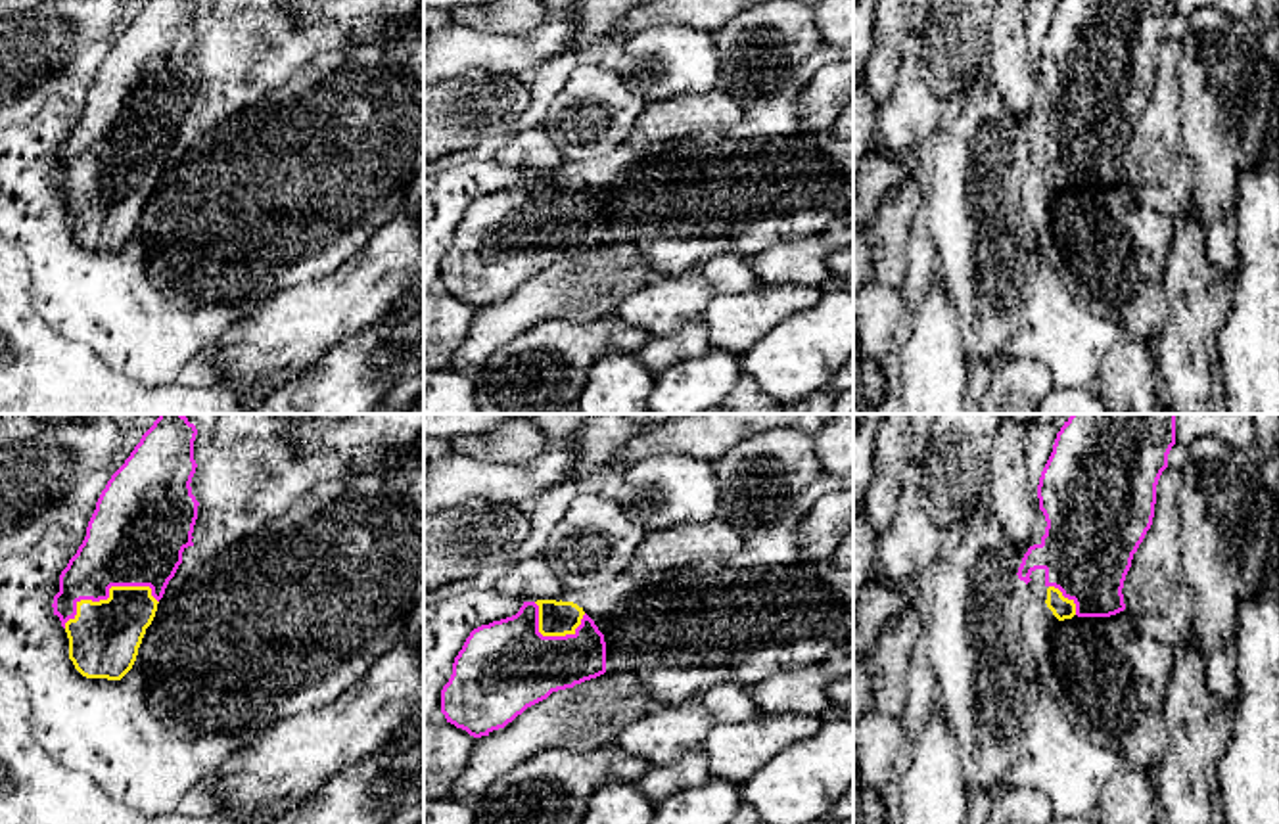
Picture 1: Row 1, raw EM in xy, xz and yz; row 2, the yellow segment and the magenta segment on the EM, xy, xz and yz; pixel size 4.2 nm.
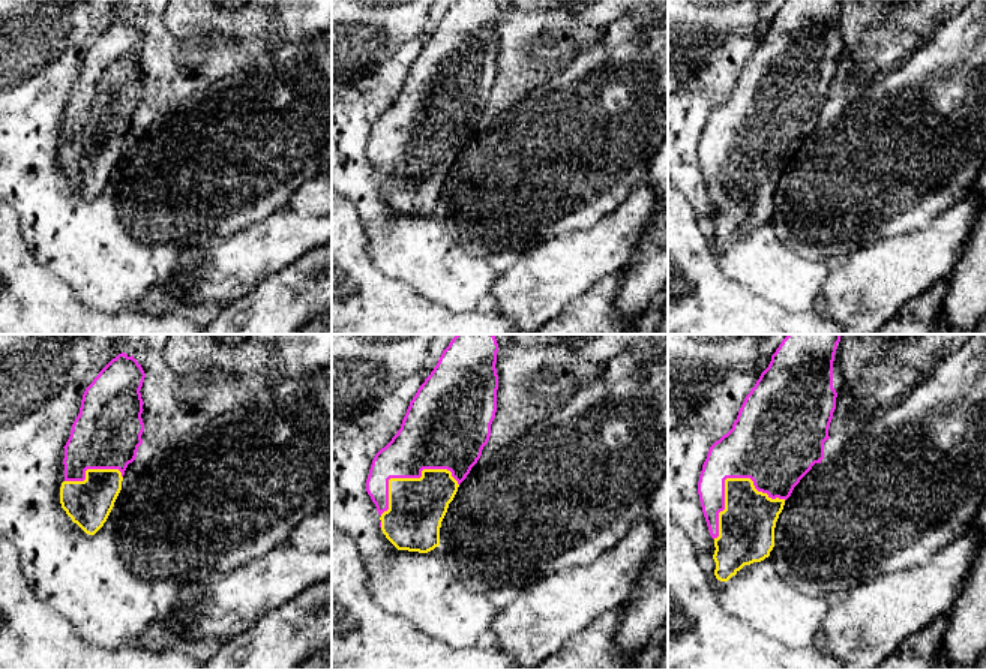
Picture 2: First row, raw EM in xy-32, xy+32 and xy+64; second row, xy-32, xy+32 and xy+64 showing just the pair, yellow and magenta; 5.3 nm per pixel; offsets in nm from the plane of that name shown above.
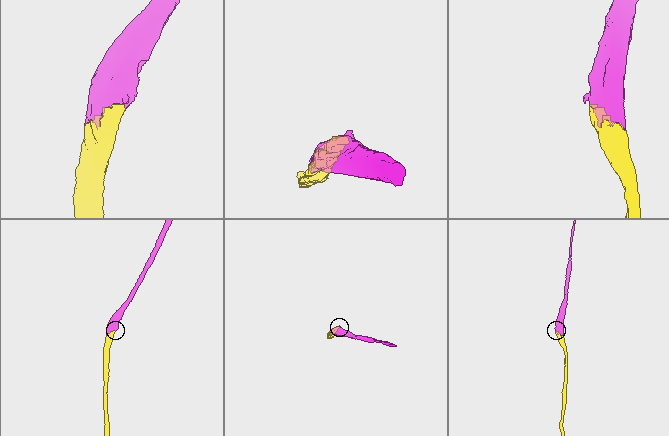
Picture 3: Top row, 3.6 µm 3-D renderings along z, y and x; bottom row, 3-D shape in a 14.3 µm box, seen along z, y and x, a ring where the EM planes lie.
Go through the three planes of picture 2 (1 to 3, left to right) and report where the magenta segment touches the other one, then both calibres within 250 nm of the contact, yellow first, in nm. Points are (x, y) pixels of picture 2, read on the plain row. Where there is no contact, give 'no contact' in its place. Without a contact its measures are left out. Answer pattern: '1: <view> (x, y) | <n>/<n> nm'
1: xy-32 (90, 134) | 240/360 nm
2: xy+32 (407, 143) | 300/340 nm
3: xy+64 (727, 143) | 280/360 nm

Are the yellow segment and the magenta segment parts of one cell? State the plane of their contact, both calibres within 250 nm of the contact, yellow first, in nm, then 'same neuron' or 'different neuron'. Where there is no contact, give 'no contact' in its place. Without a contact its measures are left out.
xy | 300/380 nm | same neuron

